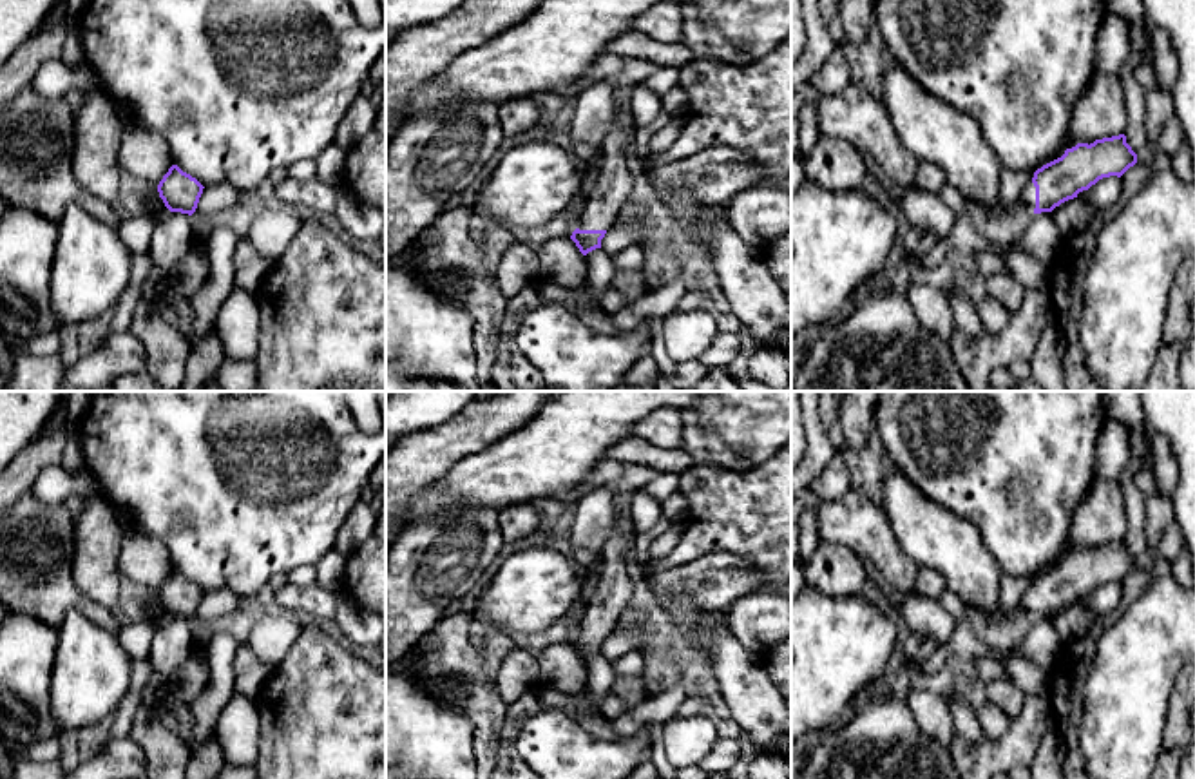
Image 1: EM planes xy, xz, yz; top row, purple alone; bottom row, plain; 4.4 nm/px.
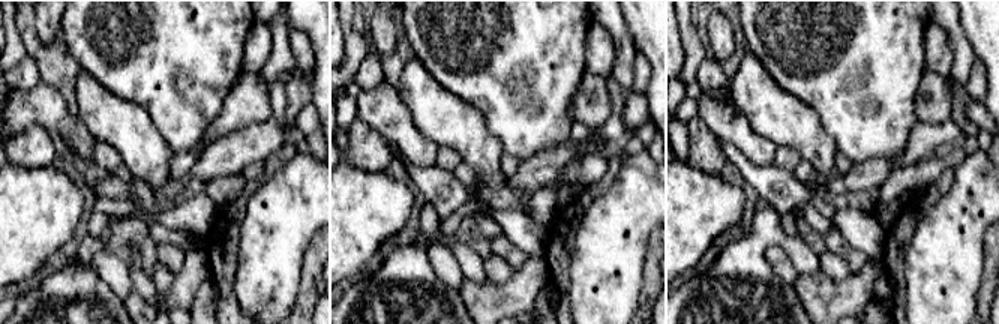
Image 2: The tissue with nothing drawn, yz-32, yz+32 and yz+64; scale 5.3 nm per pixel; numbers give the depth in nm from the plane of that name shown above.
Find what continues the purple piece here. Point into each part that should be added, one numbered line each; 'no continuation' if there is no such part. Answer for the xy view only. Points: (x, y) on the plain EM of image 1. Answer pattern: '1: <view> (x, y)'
no continuation

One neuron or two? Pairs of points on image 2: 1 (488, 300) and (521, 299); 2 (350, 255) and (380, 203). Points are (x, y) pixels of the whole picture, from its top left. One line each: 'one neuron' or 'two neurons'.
1: one neuron
2: one neuron

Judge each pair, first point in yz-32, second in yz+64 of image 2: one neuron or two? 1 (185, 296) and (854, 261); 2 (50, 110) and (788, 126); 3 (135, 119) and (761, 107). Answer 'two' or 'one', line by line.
1: two
2: two
3: one

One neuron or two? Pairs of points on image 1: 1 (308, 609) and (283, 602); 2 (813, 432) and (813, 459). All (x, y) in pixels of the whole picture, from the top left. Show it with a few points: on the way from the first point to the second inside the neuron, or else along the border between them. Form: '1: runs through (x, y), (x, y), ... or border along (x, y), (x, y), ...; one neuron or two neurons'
1: runs through (303, 604), (288, 602); one neuron
2: runs through (813, 439), (813, 452); one neuron

